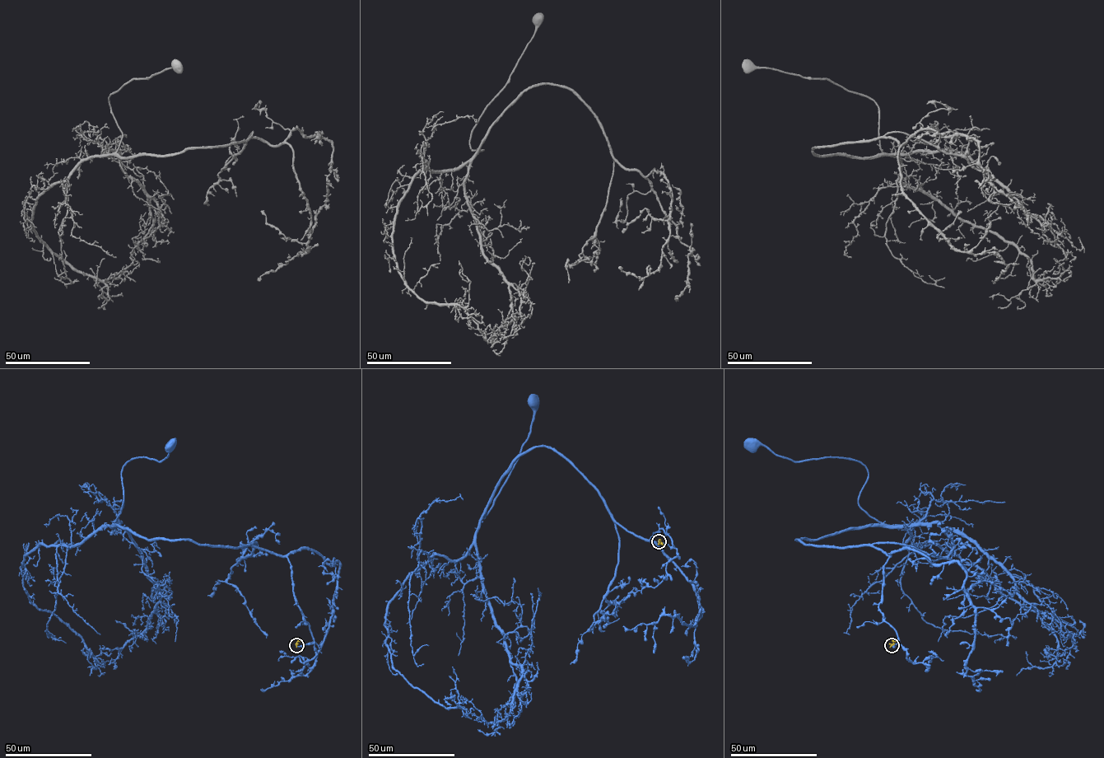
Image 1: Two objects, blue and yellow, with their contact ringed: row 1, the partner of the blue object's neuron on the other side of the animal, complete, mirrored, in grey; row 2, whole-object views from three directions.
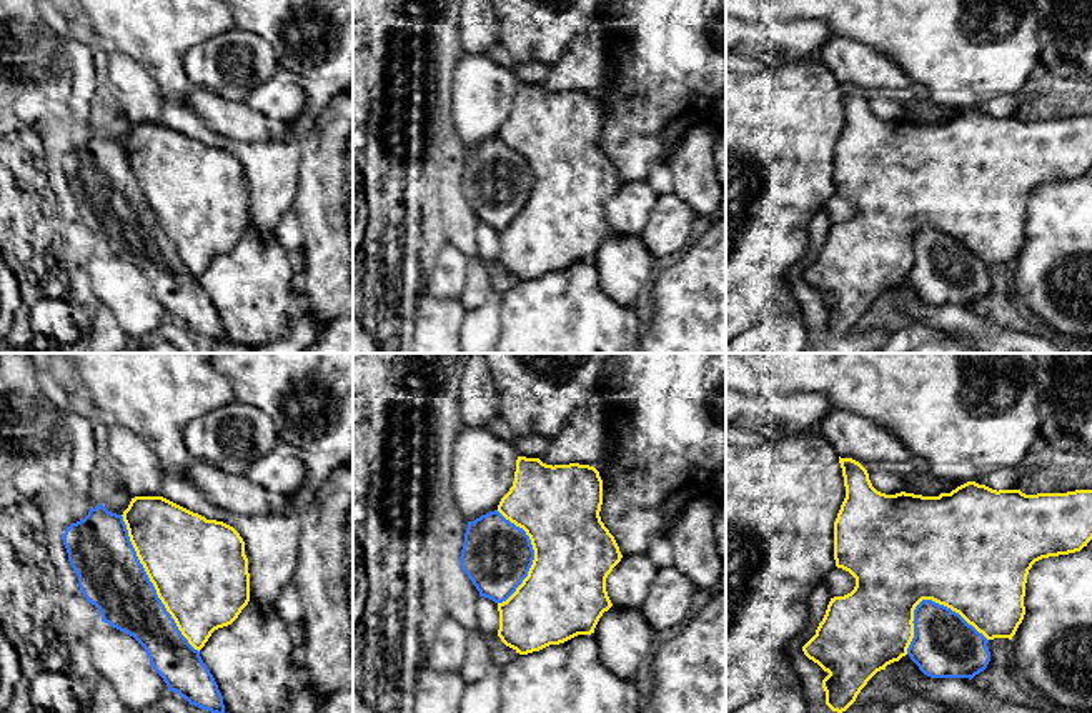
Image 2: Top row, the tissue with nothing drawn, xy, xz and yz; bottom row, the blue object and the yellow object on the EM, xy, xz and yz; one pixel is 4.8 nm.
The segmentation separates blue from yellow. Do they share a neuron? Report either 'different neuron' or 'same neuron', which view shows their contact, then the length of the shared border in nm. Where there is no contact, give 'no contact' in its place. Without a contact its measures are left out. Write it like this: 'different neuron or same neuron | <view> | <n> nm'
different neuron | xy | 750 nm

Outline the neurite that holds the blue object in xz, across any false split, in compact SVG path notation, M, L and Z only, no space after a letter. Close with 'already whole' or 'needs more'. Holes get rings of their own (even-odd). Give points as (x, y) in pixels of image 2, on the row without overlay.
M498 137L468 148L459 190L479 223L506 228L528 203L533 187L526 158Z; already whole

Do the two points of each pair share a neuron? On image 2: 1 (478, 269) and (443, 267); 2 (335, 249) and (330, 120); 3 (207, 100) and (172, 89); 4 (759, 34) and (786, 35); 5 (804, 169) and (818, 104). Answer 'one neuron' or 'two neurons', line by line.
1: two neurons
2: one neuron
3: two neurons
4: one neuron
5: one neuron

